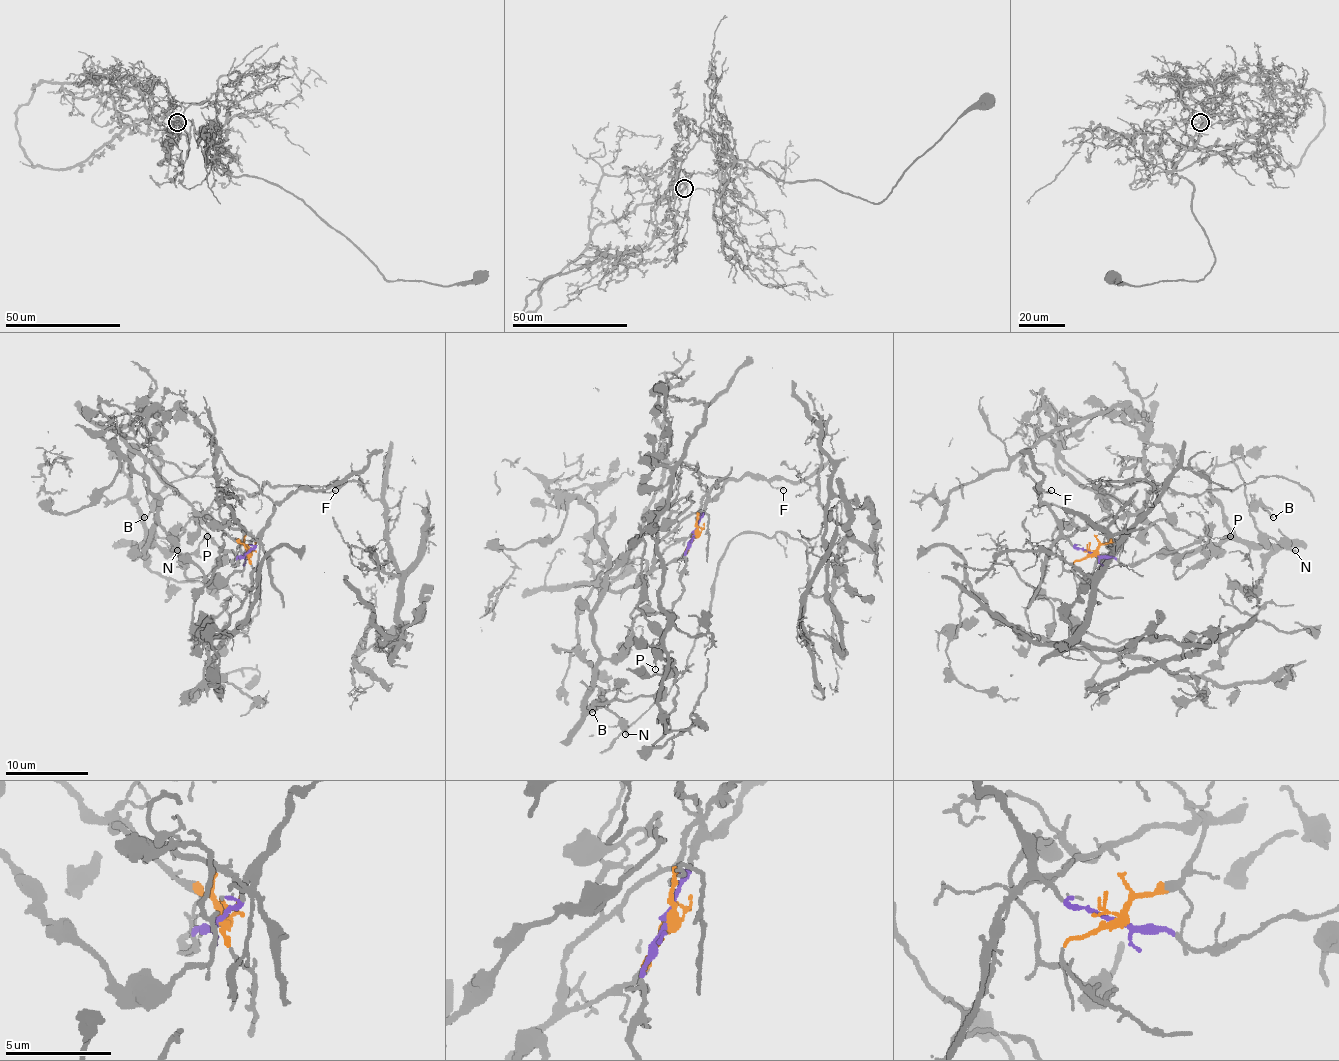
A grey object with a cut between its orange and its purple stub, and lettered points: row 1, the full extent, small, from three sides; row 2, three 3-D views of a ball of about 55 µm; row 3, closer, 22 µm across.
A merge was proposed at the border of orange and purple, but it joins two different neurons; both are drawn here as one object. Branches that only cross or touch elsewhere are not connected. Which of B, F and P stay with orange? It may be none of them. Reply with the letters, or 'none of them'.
B

